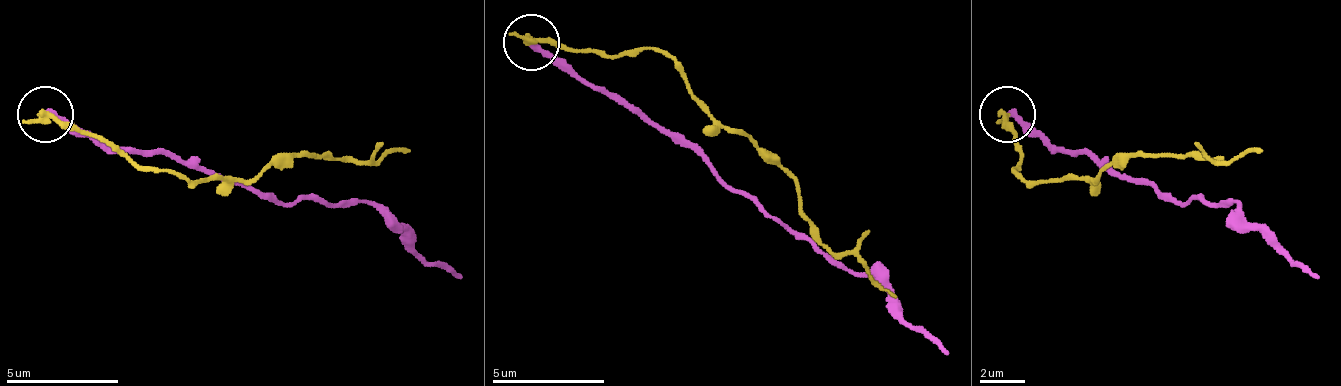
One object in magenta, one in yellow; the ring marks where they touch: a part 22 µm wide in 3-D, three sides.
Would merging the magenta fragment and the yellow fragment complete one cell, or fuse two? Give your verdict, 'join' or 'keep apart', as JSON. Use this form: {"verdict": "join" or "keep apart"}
{"verdict": "keep apart"}

